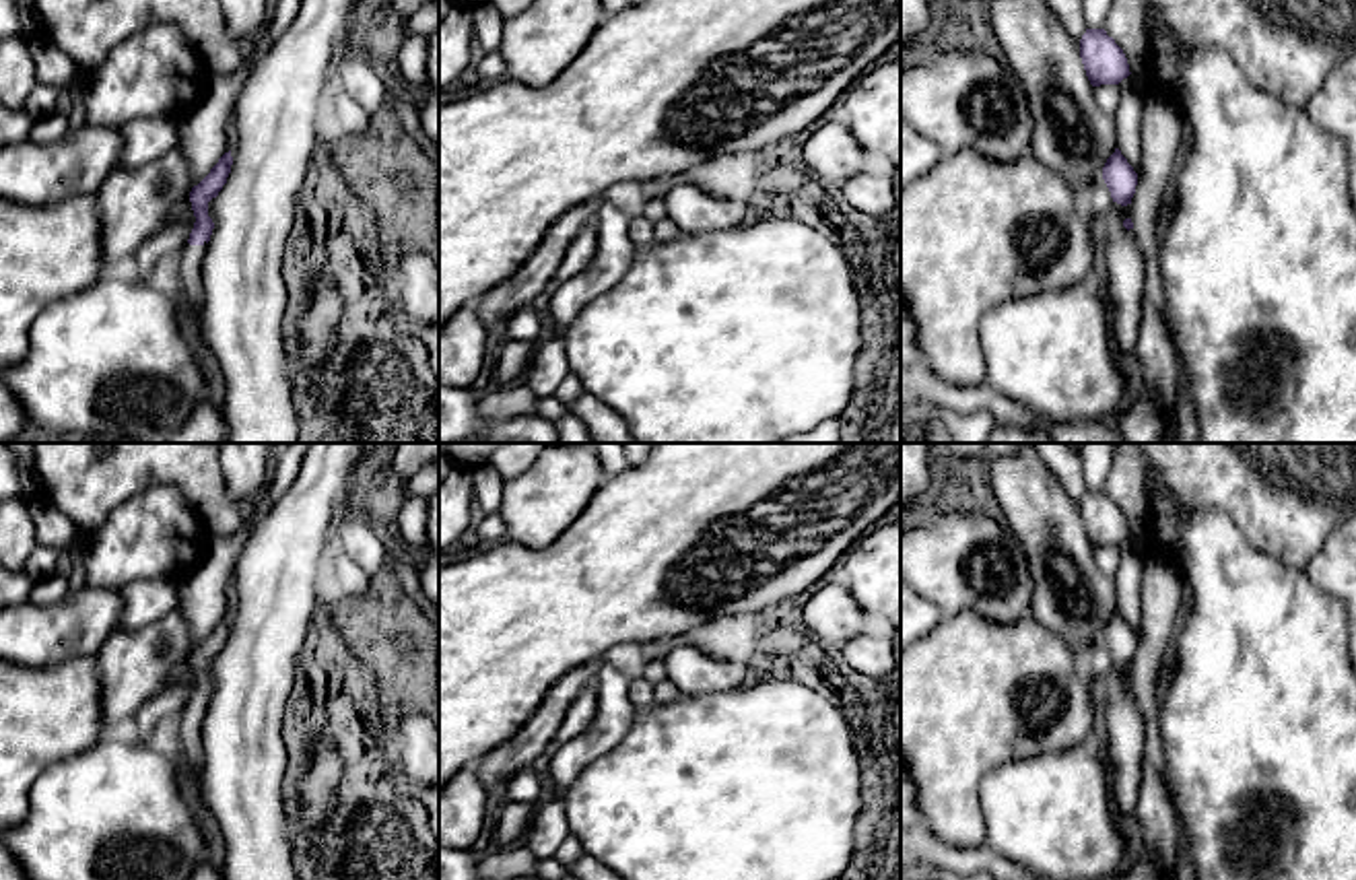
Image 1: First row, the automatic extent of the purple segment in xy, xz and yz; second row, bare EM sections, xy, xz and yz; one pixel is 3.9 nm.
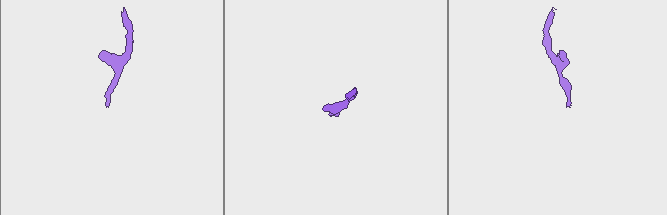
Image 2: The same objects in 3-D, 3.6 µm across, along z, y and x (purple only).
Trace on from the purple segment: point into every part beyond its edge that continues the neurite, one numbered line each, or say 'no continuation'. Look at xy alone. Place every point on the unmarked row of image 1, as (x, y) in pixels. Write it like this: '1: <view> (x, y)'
1: xy (192, 718)

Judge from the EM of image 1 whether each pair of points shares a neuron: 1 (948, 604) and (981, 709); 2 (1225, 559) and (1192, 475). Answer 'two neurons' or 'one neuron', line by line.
1: two neurons
2: two neurons

